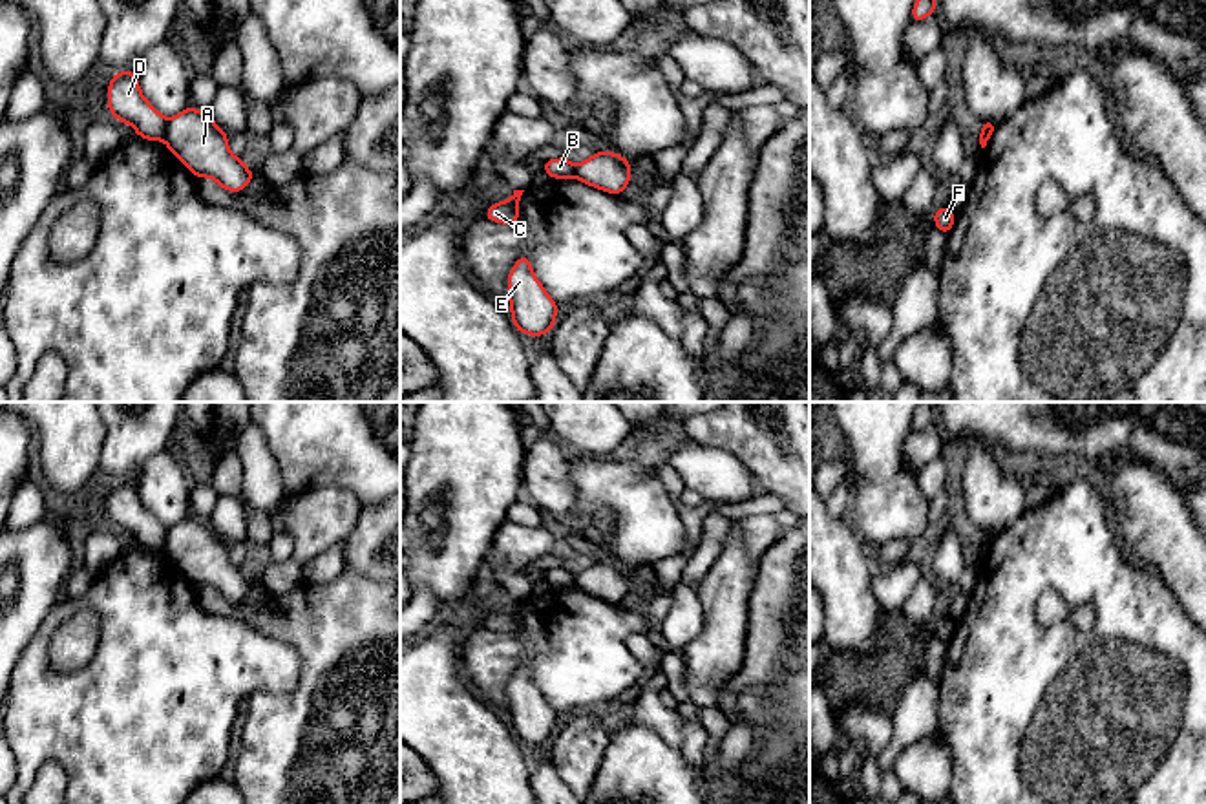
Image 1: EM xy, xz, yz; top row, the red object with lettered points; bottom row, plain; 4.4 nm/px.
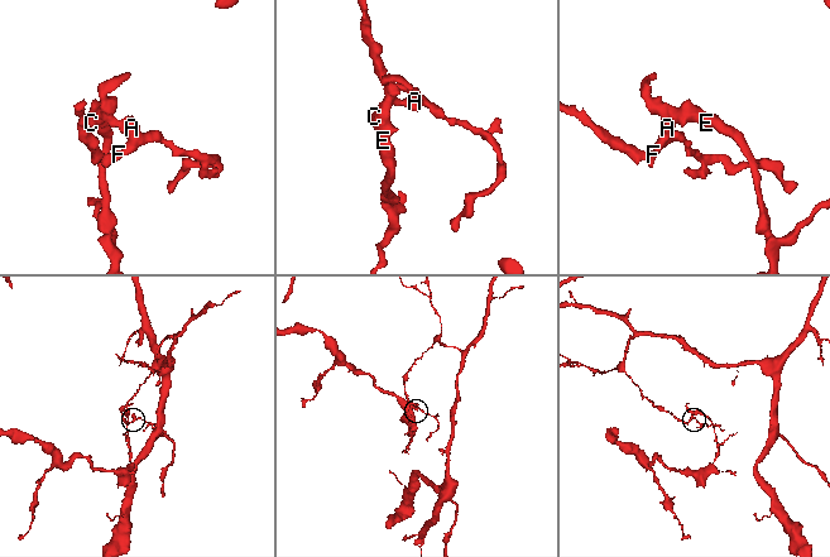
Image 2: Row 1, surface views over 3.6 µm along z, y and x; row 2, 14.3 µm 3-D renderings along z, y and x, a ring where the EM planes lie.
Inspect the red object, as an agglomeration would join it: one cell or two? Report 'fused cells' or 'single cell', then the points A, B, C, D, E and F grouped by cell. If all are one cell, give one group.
fused cells; groups A F / B C D E

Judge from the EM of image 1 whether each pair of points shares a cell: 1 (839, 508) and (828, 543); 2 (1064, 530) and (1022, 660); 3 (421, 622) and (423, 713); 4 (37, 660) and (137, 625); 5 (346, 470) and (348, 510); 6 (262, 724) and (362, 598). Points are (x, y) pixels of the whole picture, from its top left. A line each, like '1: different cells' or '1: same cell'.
1: different cells
2: same cell
3: different cells
4: same cell
5: different cells
6: same cell

